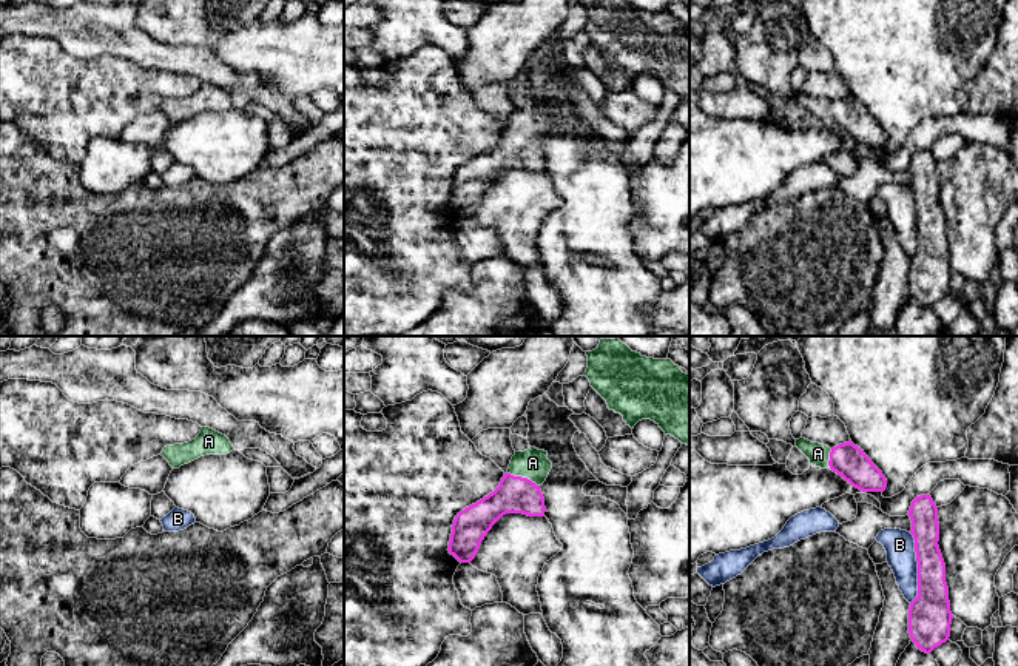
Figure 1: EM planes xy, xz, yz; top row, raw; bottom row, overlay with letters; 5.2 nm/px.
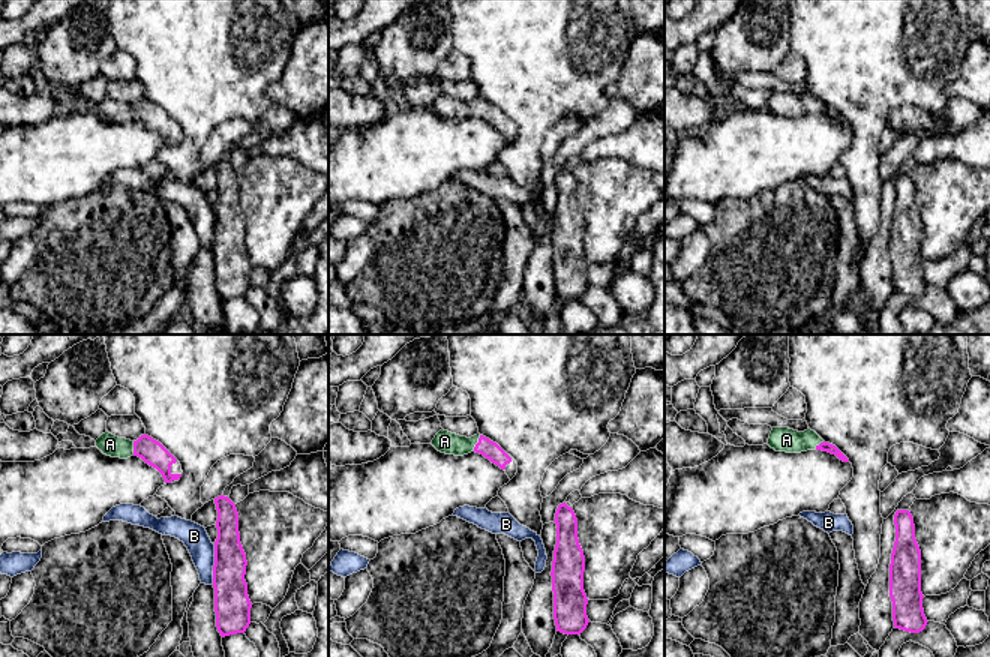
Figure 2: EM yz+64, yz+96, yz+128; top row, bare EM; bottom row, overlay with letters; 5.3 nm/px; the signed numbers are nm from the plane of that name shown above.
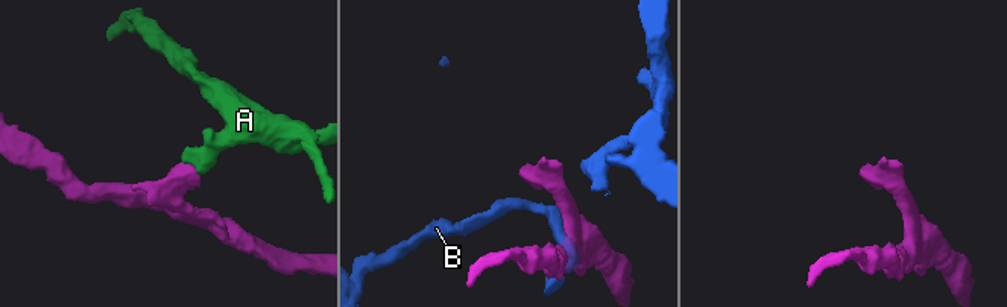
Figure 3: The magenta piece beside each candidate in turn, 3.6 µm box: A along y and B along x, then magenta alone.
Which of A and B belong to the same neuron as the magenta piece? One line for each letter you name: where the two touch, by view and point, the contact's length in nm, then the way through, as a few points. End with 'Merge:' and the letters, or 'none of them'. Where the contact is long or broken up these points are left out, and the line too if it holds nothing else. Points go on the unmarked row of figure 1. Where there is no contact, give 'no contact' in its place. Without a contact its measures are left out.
A: contact xz (523, 133); length 180 nm; way xz (514, 150), (523, 133), (532, 117)
Merge: A

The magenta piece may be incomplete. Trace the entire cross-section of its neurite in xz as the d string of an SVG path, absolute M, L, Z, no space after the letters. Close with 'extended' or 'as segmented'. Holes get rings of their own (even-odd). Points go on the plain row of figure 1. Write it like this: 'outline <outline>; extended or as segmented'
outline M529 100L524 106L515 106L500 140L455 171L449 208L460 217L470 217L487 187L506 168L544 171L540 140L551 123L552 117L544 105Z; extended

